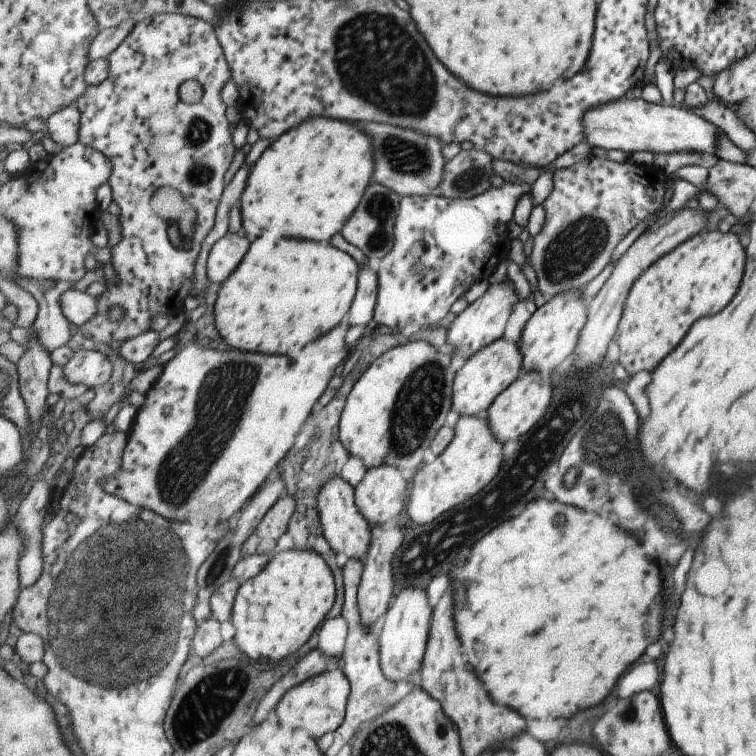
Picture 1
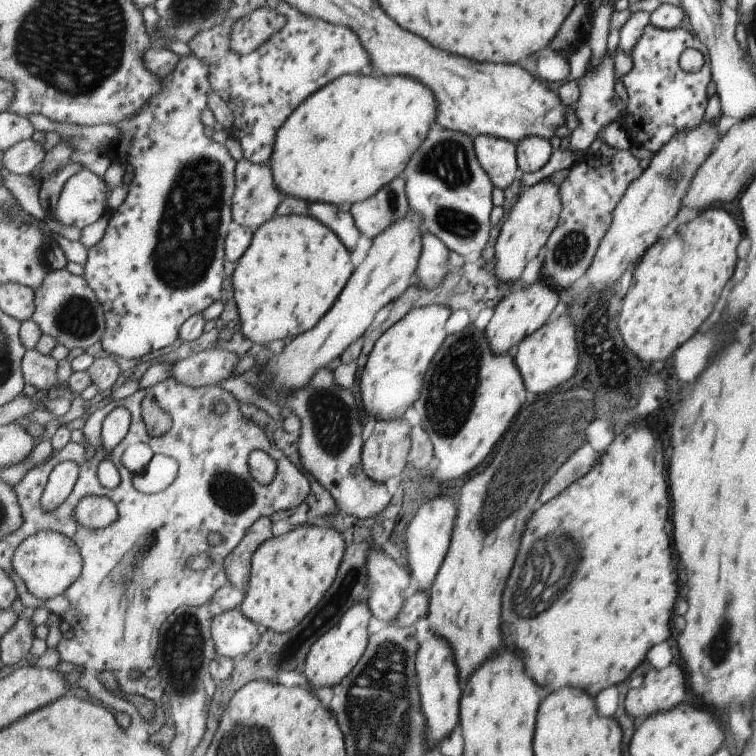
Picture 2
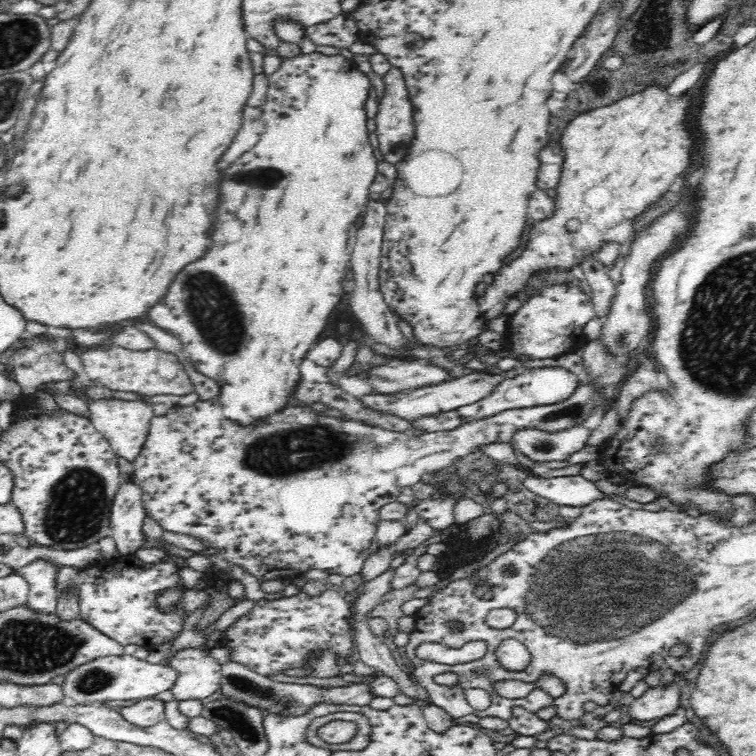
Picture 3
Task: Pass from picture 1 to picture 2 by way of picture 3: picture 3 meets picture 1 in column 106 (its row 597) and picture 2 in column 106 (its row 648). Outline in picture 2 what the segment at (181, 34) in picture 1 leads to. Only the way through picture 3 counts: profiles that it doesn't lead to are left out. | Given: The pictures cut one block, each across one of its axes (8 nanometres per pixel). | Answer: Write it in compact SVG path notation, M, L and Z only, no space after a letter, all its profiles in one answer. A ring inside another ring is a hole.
M191 52L189 56L181 56L181 62L177 64L177 68L169 76L160 77L159 80L163 84L161 92L155 94L143 106L143 110L135 116L135 119L128 119L119 124L121 134L106 149L113 161L123 163L125 167L127 164L131 164L134 177L131 180L130 191L125 202L122 202L113 212L103 240L88 252L87 262L83 266L83 275L95 291L106 314L107 330L101 340L103 348L109 355L114 354L121 358L129 358L129 360L141 358L153 350L171 346L177 338L180 338L180 330L184 322L187 322L193 315L205 312L213 302L221 298L221 290L225 284L226 240L232 226L236 225L233 220L232 198L235 192L238 162L233 158L226 143L215 142L205 134L205 124L201 122L201 112L208 109L209 93L213 92L213 84L209 80L209 64L205 64L199 56L195 56Z

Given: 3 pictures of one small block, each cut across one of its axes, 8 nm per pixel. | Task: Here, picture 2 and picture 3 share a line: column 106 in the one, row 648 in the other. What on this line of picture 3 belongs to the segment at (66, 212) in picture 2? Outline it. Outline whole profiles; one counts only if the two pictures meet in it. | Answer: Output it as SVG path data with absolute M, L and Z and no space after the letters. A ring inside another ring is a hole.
M206 645L195 648L182 648L178 650L171 661L172 667L180 671L180 678L171 692L176 700L202 699L212 696L221 688L222 673L220 662L211 655Z

